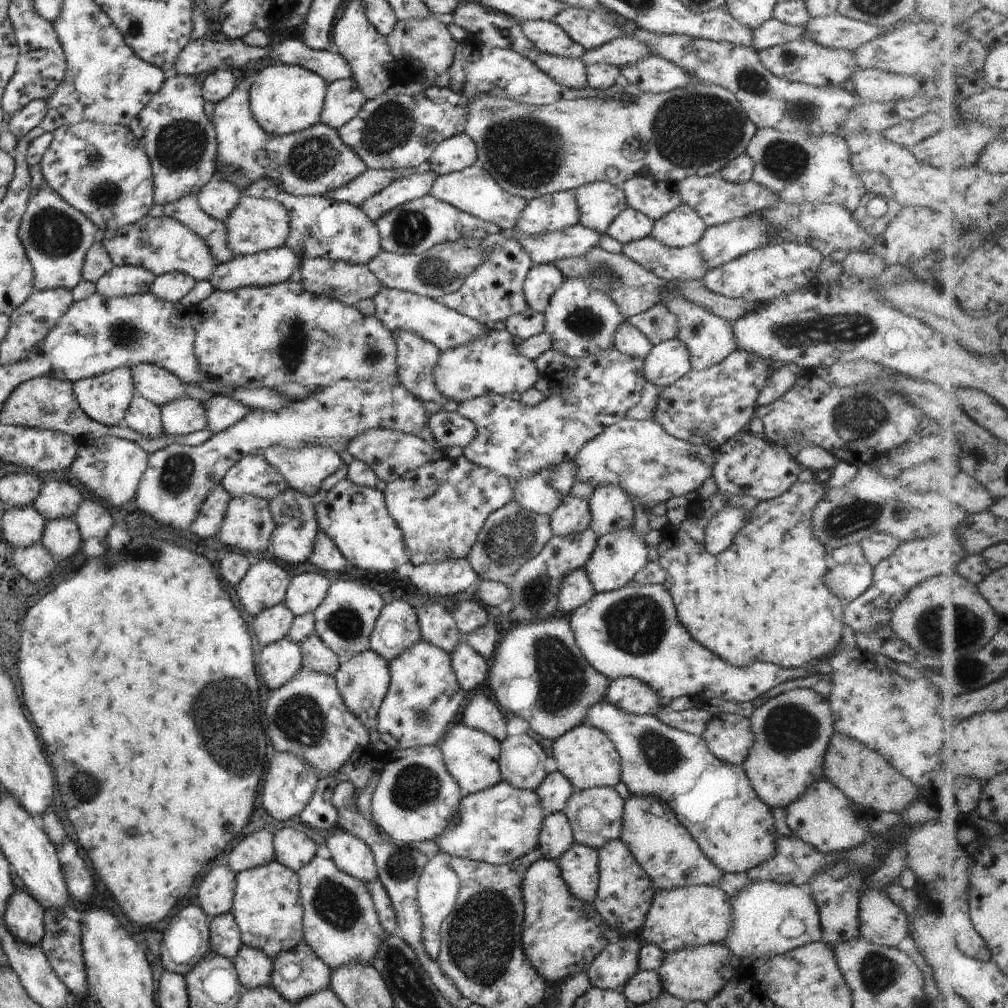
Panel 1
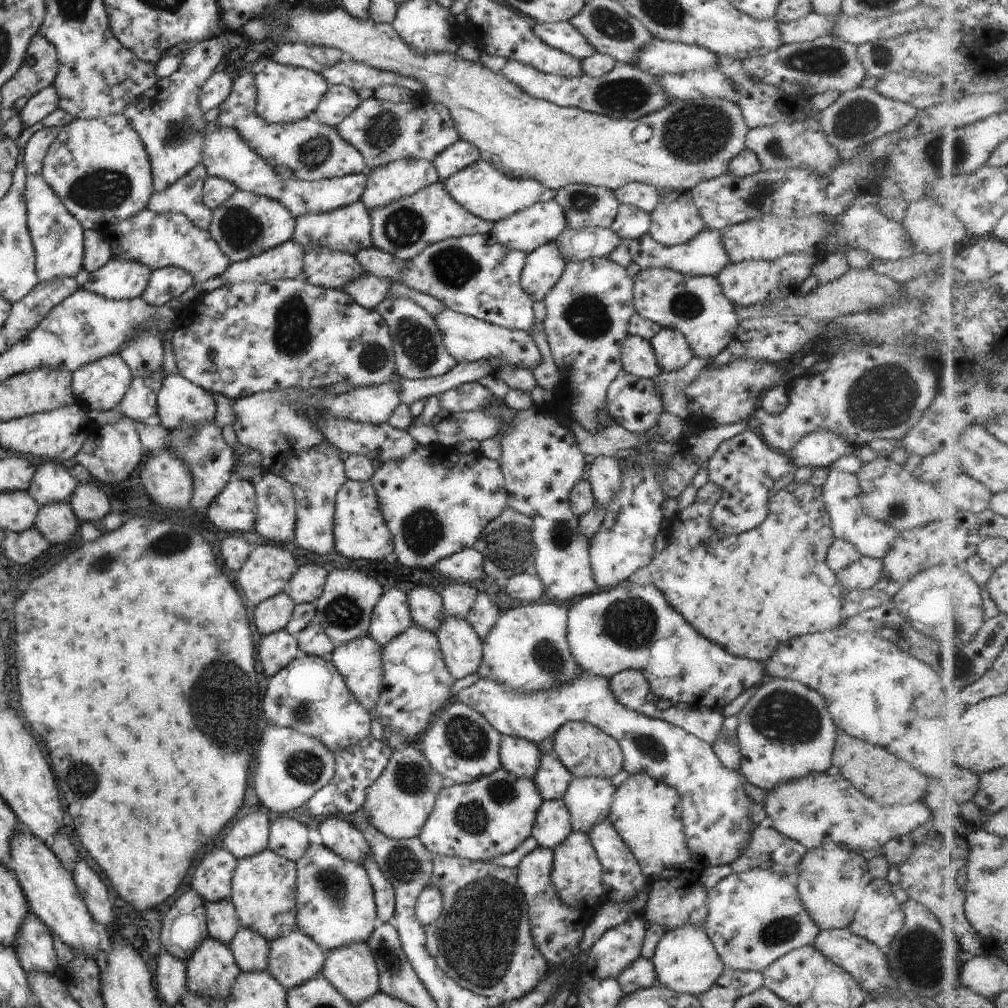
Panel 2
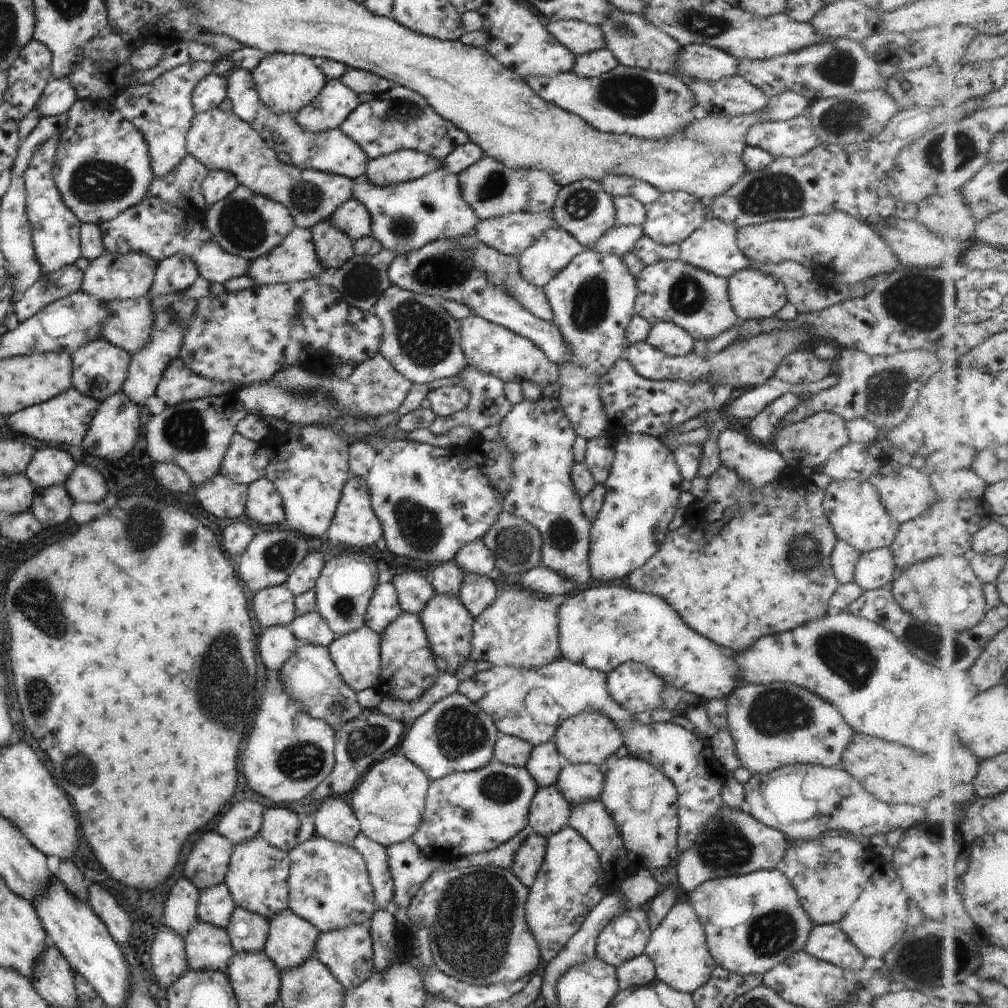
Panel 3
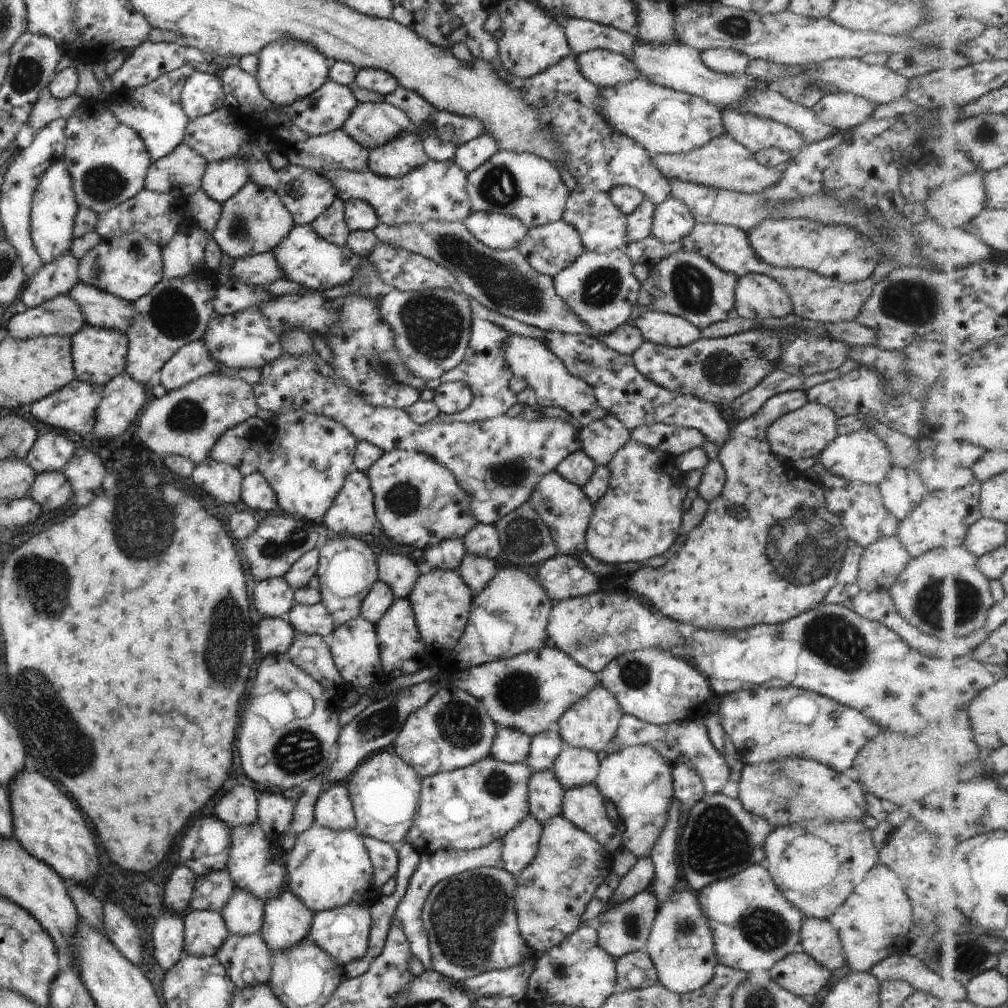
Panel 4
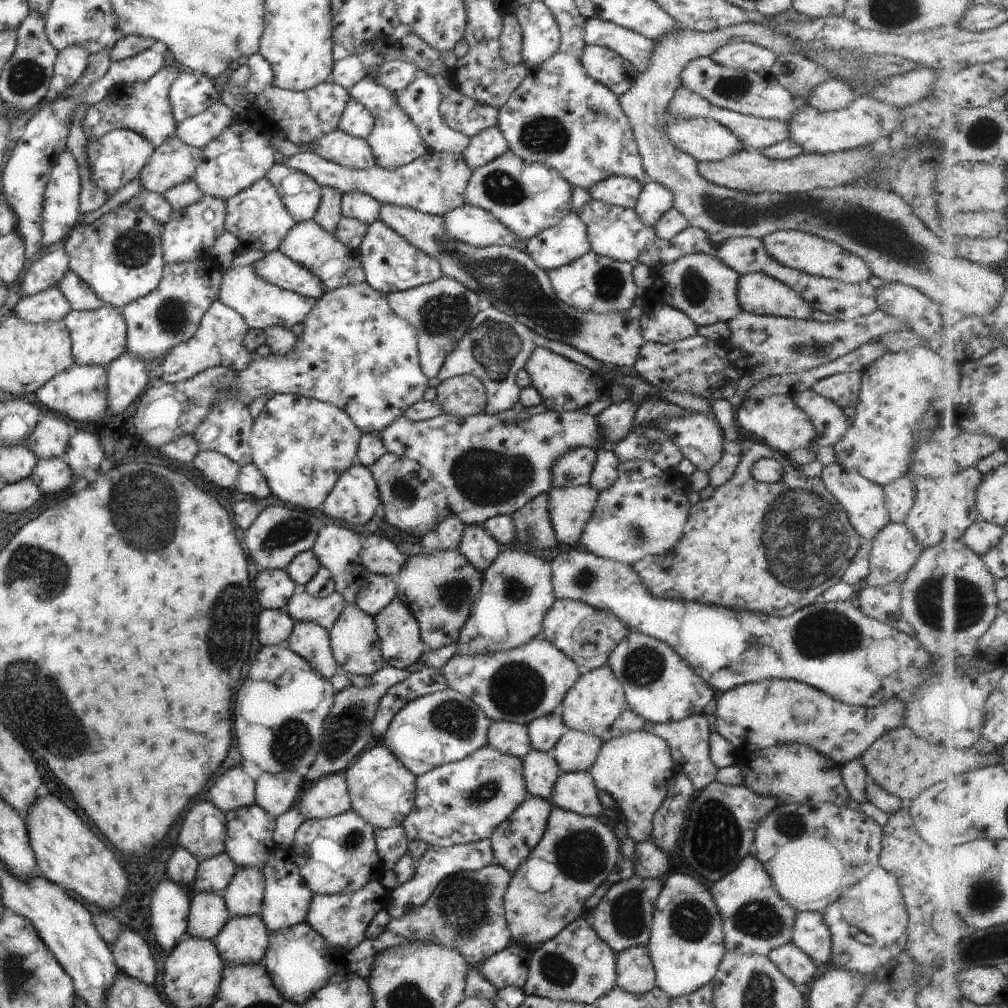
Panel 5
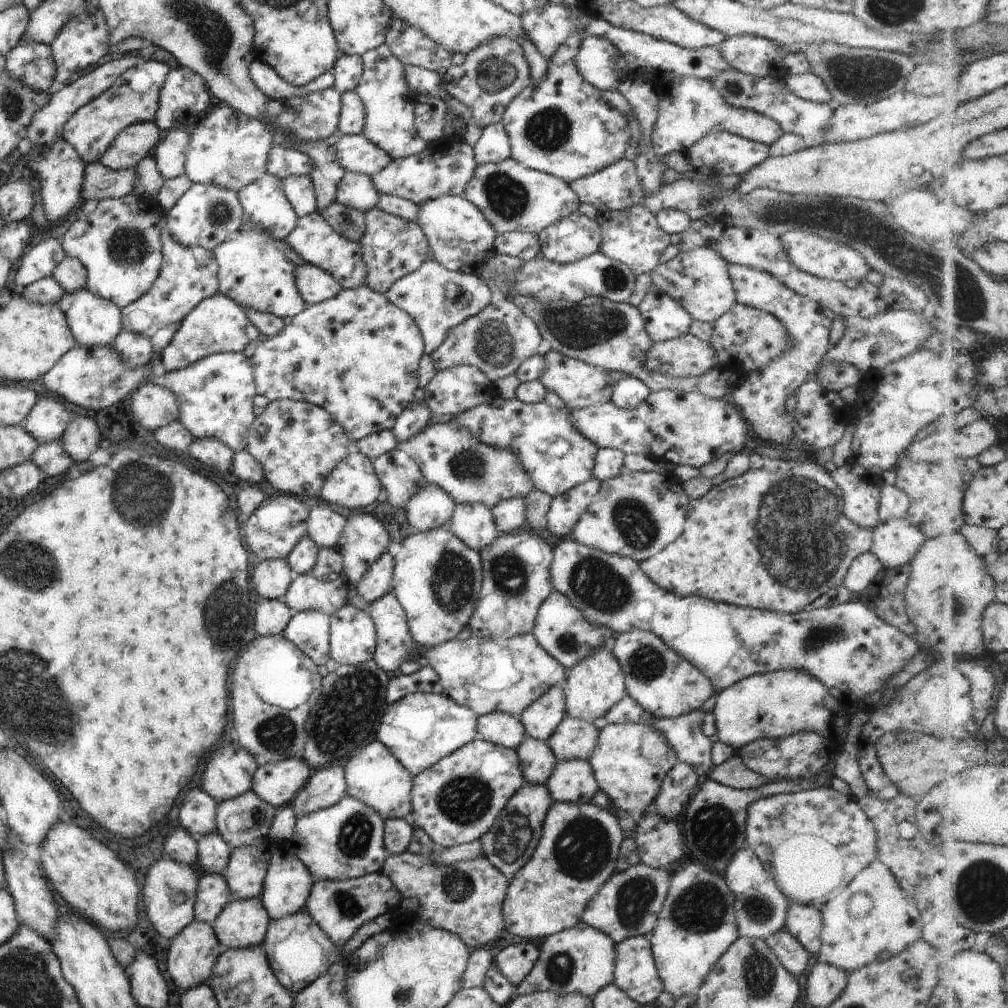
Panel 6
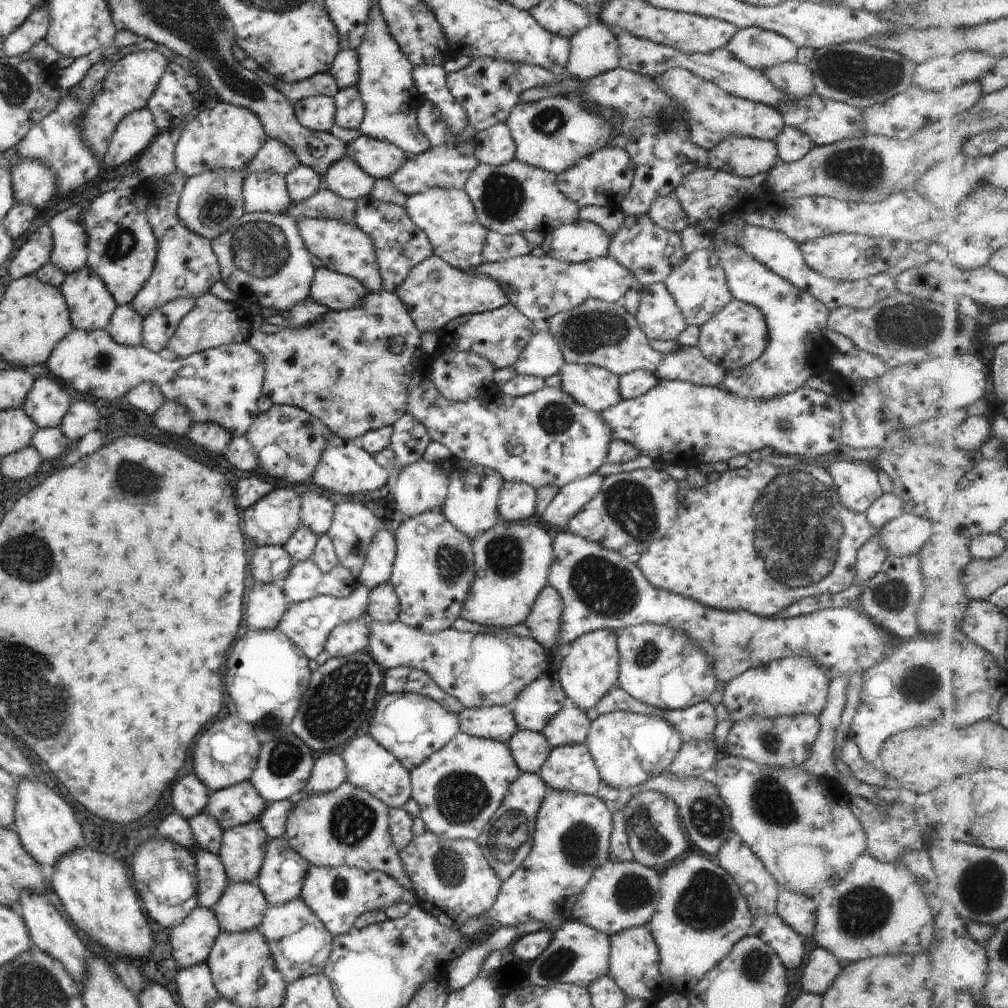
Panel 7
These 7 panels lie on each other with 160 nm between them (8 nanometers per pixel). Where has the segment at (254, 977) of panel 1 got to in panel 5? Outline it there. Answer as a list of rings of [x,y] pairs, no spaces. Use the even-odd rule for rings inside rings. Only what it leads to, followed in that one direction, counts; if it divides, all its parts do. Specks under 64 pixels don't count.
[[[237,867],[229,884],[221,892],[229,917],[258,915],[264,893],[261,869]]]

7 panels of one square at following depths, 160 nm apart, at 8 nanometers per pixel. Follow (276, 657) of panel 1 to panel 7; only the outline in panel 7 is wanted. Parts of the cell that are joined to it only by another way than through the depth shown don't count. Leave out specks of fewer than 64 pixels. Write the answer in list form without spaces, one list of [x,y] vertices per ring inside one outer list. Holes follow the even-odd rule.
[[[255,583],[245,602],[243,621],[252,631],[275,628],[289,604],[288,598],[275,584]]]

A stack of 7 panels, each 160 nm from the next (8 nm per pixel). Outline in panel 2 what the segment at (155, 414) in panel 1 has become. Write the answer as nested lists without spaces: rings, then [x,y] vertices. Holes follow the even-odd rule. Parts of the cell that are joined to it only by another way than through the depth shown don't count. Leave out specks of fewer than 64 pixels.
[[[157,370],[149,376],[131,378],[129,388],[116,410],[130,420],[144,423],[145,418],[156,413],[156,395],[163,377],[163,370]]]

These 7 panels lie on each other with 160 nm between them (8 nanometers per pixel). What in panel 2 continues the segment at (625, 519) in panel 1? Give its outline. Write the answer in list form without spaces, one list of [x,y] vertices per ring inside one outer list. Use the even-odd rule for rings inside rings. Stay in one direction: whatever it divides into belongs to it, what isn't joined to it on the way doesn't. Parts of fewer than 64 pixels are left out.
[[[597,456],[589,464],[588,478],[594,506],[605,510],[609,498],[617,492],[621,472],[615,456]]]

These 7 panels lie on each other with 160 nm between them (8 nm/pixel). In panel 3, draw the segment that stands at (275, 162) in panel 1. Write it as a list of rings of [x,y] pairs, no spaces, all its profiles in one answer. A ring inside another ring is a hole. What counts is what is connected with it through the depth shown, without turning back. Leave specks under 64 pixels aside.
[[[235,68],[224,77],[226,98],[229,99],[232,107],[230,112],[235,114],[239,120],[247,122],[259,134],[261,143],[273,153],[276,155],[284,153],[291,160],[291,165],[299,169],[327,172],[347,179],[364,176],[368,162],[365,152],[338,129],[329,129],[315,134],[305,132],[295,124],[291,115],[273,114],[263,106],[255,92],[255,84],[253,84],[253,78],[249,71]]]

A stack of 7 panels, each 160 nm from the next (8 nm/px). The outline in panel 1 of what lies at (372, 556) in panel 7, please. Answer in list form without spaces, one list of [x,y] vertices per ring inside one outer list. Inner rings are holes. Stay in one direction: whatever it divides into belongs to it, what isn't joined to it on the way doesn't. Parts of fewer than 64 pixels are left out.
[[[391,600],[381,608],[368,637],[368,646],[388,662],[417,640],[420,630],[416,610],[403,600]]]

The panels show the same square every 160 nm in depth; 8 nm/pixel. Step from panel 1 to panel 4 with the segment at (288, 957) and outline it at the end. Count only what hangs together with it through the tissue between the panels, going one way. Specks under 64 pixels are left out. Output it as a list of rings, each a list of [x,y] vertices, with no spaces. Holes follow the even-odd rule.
[[[286,882],[275,897],[263,901],[262,925],[258,935],[271,953],[290,949],[307,938],[312,912],[286,887]]]

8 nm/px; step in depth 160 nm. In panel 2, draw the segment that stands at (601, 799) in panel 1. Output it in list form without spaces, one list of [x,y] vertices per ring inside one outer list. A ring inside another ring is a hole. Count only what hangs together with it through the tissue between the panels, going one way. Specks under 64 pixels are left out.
[[[573,777],[561,796],[569,814],[570,830],[585,835],[593,823],[606,820],[614,789],[609,778]]]

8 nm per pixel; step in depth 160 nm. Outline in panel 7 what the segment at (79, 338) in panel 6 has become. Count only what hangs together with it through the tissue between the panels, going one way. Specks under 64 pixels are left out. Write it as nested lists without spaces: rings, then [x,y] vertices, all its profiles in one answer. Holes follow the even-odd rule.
[[[87,266],[65,275],[59,289],[73,329],[104,330],[116,304],[104,284]]]

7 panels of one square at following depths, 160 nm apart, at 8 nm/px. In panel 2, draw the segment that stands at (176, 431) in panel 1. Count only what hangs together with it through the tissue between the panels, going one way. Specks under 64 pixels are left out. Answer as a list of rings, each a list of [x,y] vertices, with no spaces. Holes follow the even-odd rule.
[[[178,373],[163,377],[156,395],[156,413],[160,426],[173,430],[179,424],[201,424],[215,414],[212,393],[192,384]]]

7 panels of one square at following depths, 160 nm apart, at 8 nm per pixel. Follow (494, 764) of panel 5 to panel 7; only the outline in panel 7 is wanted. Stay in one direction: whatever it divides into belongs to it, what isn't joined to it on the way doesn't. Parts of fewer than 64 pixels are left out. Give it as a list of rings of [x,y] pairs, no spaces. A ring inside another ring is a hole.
[[[461,732],[408,773],[410,798],[417,803],[424,830],[440,839],[472,841],[494,815],[509,784],[521,774],[506,743]]]

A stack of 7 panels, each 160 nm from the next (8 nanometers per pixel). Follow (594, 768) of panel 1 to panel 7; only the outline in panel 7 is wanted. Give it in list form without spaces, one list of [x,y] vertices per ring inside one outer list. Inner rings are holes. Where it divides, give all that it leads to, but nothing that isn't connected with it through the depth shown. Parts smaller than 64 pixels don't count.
[[[599,629],[577,637],[569,644],[569,652],[557,673],[568,703],[583,712],[595,708],[598,700],[618,684],[618,652],[613,631]]]

